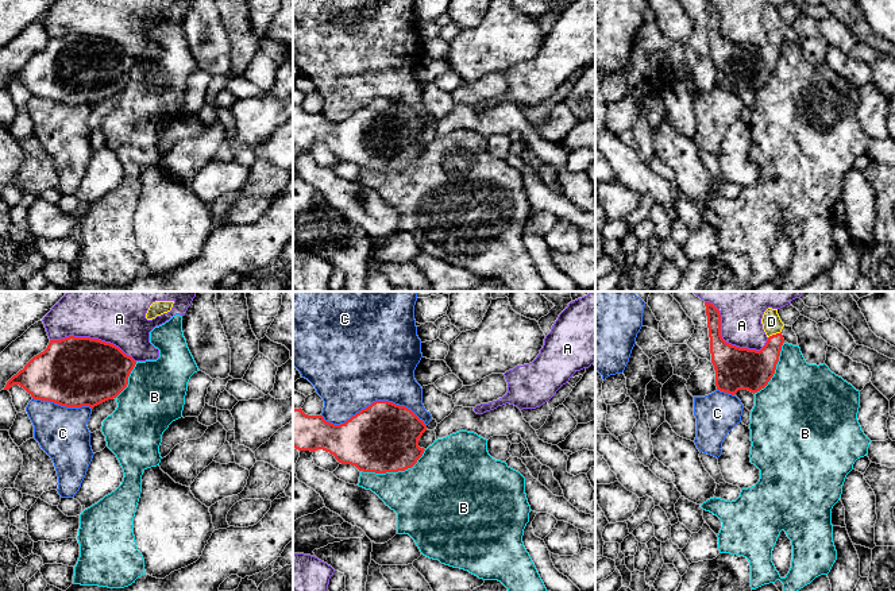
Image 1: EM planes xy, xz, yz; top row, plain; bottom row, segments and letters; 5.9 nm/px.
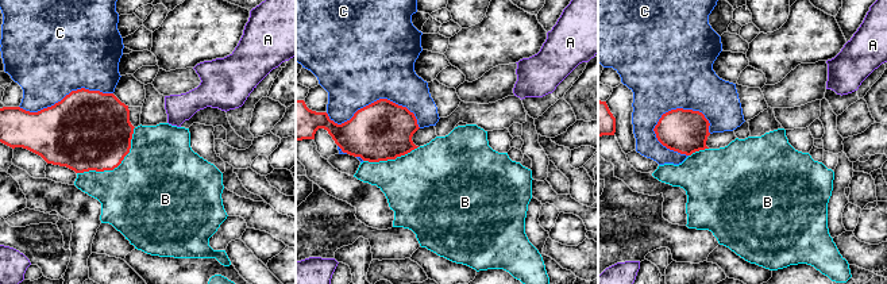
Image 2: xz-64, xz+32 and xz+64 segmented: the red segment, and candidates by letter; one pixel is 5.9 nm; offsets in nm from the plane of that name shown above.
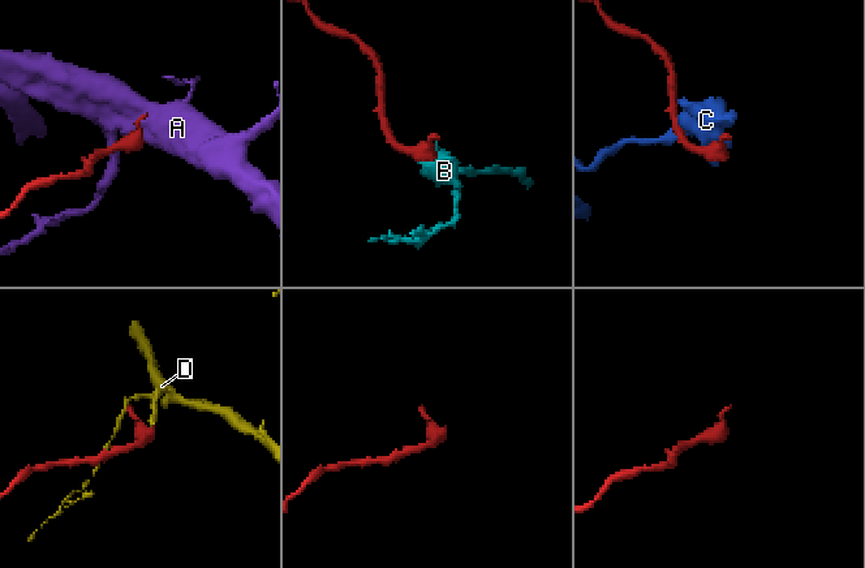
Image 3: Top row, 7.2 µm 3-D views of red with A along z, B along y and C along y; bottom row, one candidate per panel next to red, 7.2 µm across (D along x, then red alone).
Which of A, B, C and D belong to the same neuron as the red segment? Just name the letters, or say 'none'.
D

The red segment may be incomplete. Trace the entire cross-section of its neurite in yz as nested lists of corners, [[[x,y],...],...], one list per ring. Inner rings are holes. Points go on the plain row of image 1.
[[[705,0],[705,4],[717,88],[734,93],[738,88],[755,92],[764,86],[775,72],[784,40],[784,22],[778,7],[768,5],[764,9],[761,22],[768,38],[756,49],[726,40],[721,34],[720,8],[710,0]]]

